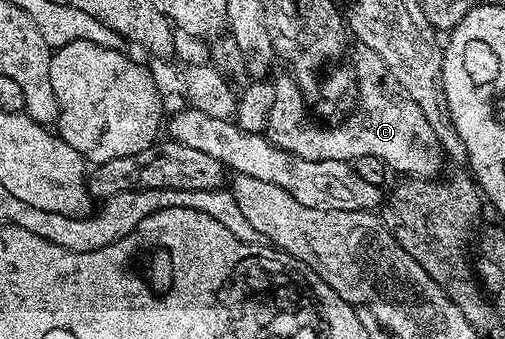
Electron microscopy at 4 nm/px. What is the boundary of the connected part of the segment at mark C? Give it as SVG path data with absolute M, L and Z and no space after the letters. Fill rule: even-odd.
M357 44L352 51L352 64L356 69L358 119L346 117L333 125L312 118L310 109L290 75L276 77L274 81L274 103L264 134L279 148L303 157L308 161L352 162L358 157L376 156L391 172L403 176L429 179L435 178L445 162L437 134L422 114L394 71L378 53L364 44Z

